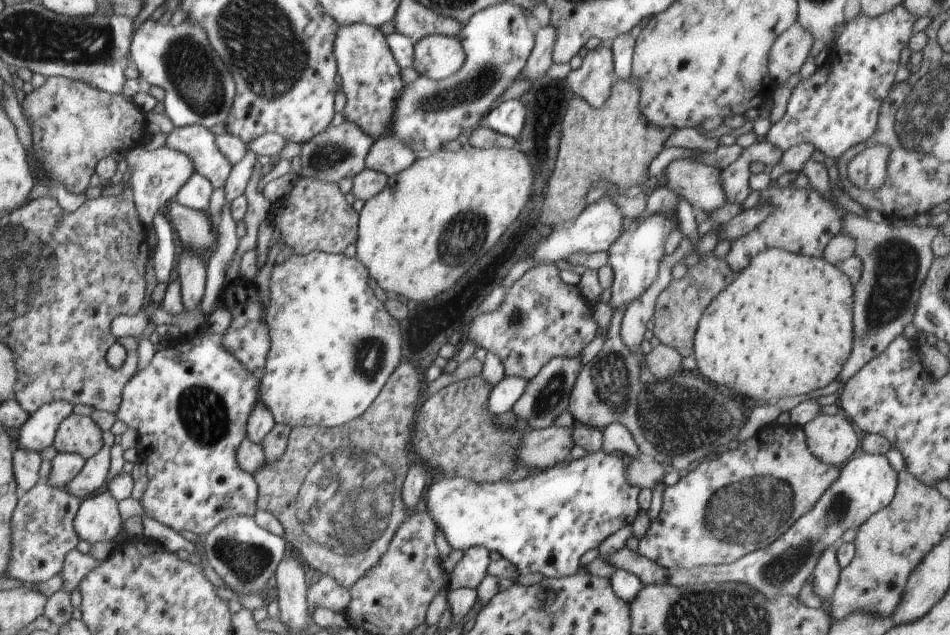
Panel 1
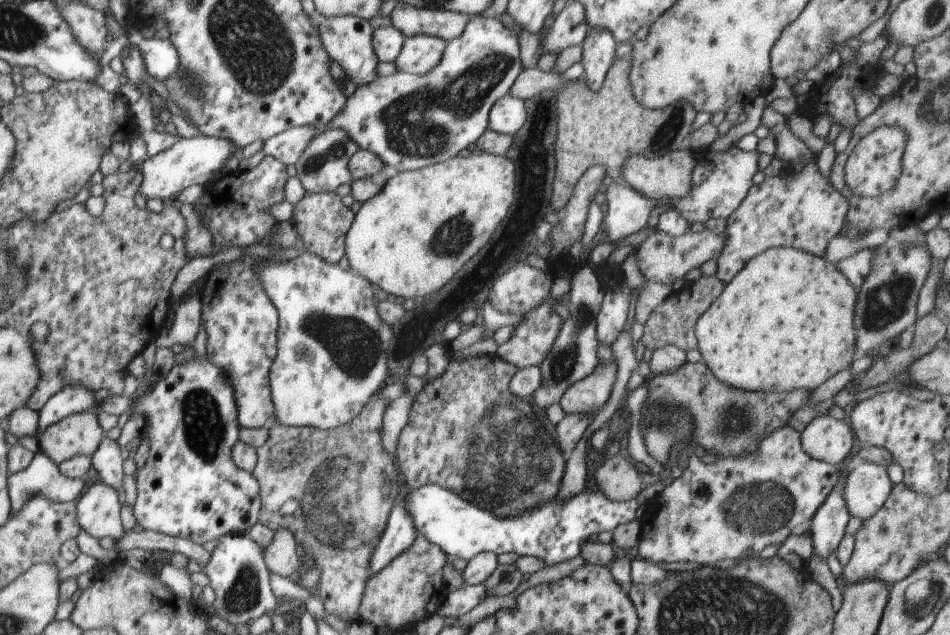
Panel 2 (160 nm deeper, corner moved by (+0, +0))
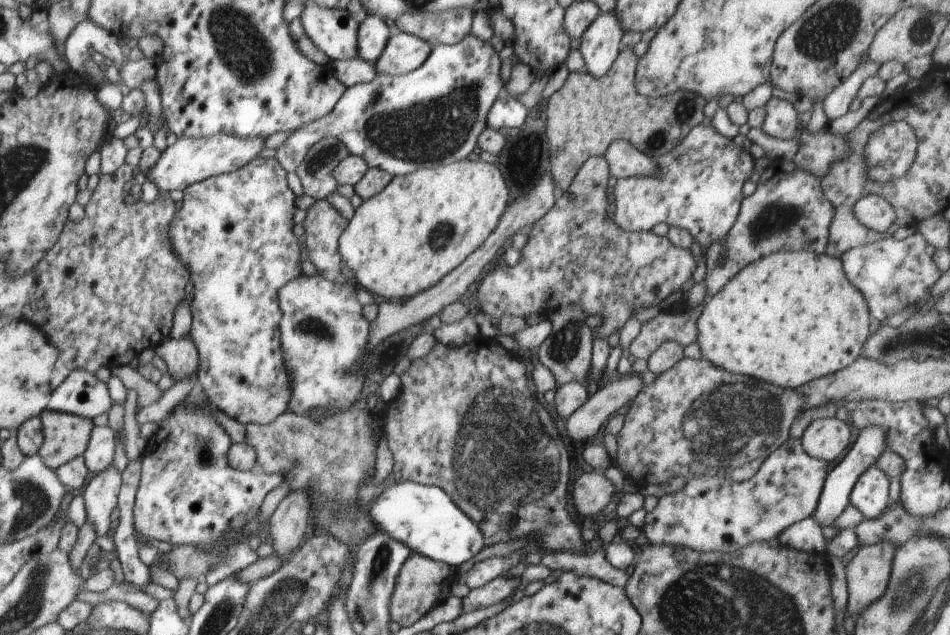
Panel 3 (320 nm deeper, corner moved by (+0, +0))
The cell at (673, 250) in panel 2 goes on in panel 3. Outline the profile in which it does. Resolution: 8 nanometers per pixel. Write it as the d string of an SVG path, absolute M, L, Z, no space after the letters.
M604 156L602 157L590 157L580 167L580 170L576 173L576 176L572 179L570 186L565 191L558 192L555 195L554 206L546 213L540 220L537 220L532 225L532 230L529 233L528 242L526 246L521 249L521 254L518 262L514 266L509 266L502 263L500 266L496 266L489 271L486 276L481 280L478 287L477 296L478 300L473 300L473 303L478 303L481 310L491 318L501 317L503 314L510 316L528 316L531 312L536 314L542 314L544 318L549 319L551 314L554 314L562 307L568 307L569 305L577 305L581 307L586 315L589 316L602 316L602 323L592 328L594 332L594 338L607 339L614 332L618 332L622 329L624 324L630 320L631 314L638 308L650 308L659 306L662 300L666 300L670 294L678 292L682 288L684 282L688 282L692 278L692 274L696 270L696 260L692 257L689 250L684 250L674 246L668 237L658 236L652 231L627 231L620 228L614 220L614 214L608 216L608 205L610 204L611 197L606 194L606 186L608 180L610 180L609 164Z

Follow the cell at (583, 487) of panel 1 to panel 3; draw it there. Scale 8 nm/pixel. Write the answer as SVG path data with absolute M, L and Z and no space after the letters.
M412 481L394 483L373 500L369 517L376 529L405 544L412 553L449 564L453 569L485 547L479 526L436 485Z

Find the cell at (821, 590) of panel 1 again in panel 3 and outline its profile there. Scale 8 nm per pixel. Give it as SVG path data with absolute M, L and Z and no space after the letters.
M870 425L860 429L860 433L856 438L856 442L852 444L852 448L850 448L846 456L836 464L836 467L827 474L818 506L813 514L821 524L821 528L833 525L834 520L836 520L836 518L842 514L844 508L848 506L848 503L850 503L850 493L856 481L860 478L860 475L877 464L880 455L886 450L888 435L889 430L881 426Z

